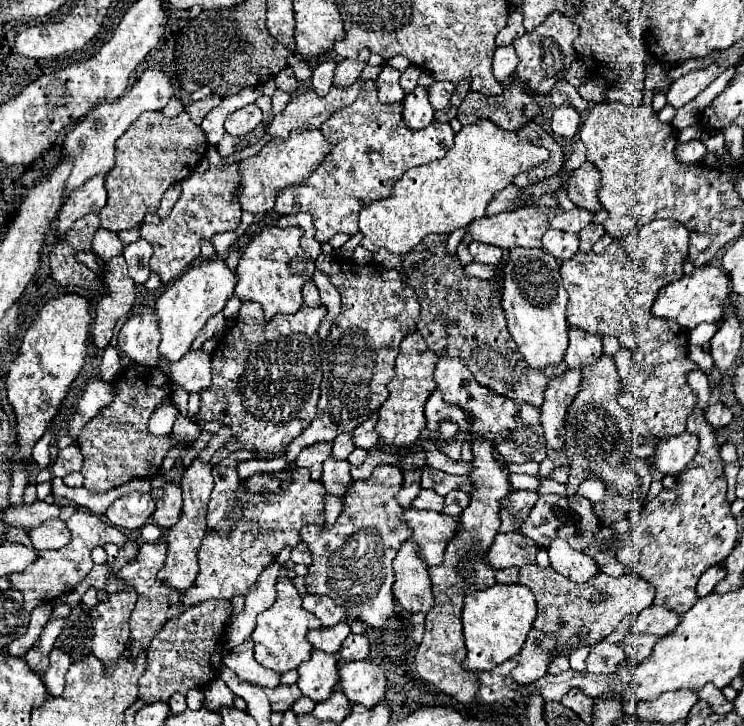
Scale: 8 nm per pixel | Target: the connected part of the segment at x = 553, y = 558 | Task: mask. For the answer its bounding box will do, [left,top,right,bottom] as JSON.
[547,539,599,583]

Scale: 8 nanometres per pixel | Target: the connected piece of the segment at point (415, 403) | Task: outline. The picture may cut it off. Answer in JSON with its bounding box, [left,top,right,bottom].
[375,331,437,447]

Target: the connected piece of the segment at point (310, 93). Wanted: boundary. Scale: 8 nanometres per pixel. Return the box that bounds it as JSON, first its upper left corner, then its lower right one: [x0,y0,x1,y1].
[267,81,361,139]

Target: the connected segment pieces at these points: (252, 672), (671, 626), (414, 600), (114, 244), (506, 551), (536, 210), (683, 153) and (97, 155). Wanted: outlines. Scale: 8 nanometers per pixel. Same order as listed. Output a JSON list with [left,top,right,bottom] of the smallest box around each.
[[225,639,279,687],[635,607,679,637],[393,541,433,613],[93,229,125,259],[487,531,539,569],[467,207,555,251],[675,139,705,163],[63,67,175,197]]

